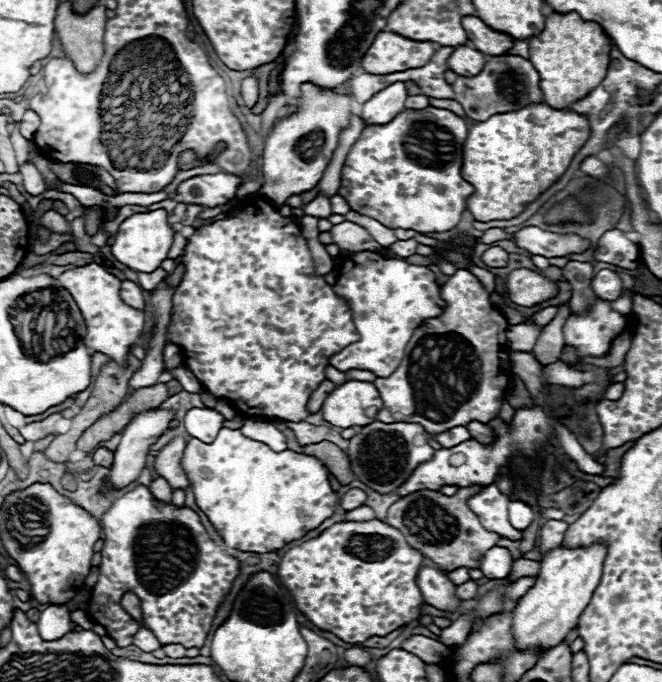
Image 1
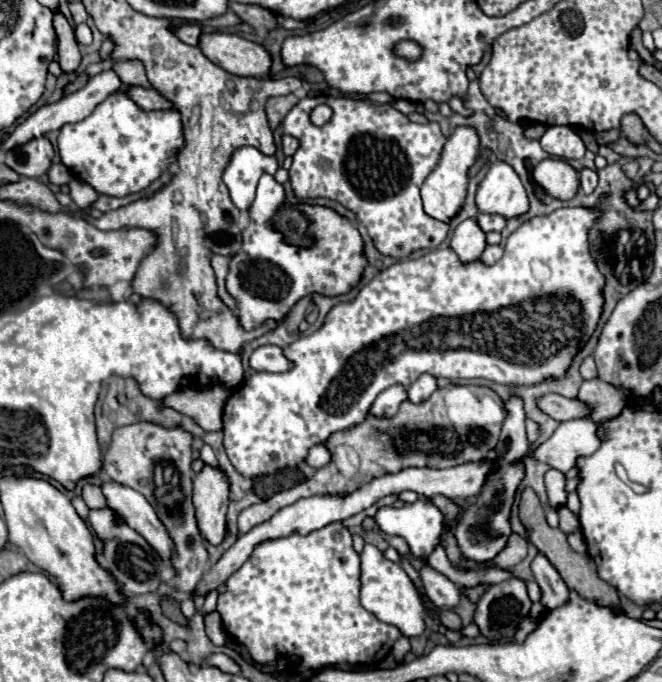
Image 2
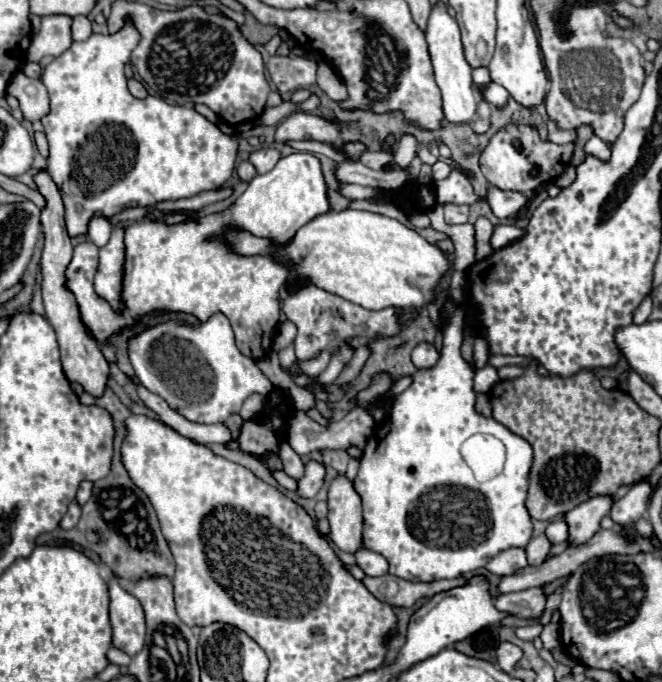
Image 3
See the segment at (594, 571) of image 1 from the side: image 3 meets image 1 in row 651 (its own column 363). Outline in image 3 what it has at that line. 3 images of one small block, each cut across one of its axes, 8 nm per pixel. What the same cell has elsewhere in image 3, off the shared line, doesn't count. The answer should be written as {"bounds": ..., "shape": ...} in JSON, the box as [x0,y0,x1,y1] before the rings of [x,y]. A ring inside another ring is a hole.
{"bounds":[328,476,362,554],"shape":[[[346,476],[332,480],[328,490],[328,522],[330,522],[330,540],[344,552],[354,554],[356,548],[362,548],[362,506],[360,496],[352,488],[352,482]]]}

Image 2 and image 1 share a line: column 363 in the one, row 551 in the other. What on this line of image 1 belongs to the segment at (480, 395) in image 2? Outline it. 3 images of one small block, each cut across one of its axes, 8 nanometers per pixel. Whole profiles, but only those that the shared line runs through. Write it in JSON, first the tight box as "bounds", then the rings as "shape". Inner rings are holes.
{"bounds":[386,486,500,572],"shape":[[[482,486],[460,488],[454,496],[444,496],[434,490],[418,490],[410,496],[400,498],[398,502],[394,502],[388,510],[386,522],[392,528],[400,530],[408,538],[410,546],[416,546],[416,550],[420,550],[426,558],[430,558],[442,570],[448,572],[448,570],[462,568],[462,566],[478,568],[484,552],[490,550],[492,546],[496,546],[498,538],[500,538],[498,534],[488,532],[480,524],[476,514],[472,514],[472,510],[468,510],[468,506],[466,506],[468,496],[472,496],[480,488]]]}

